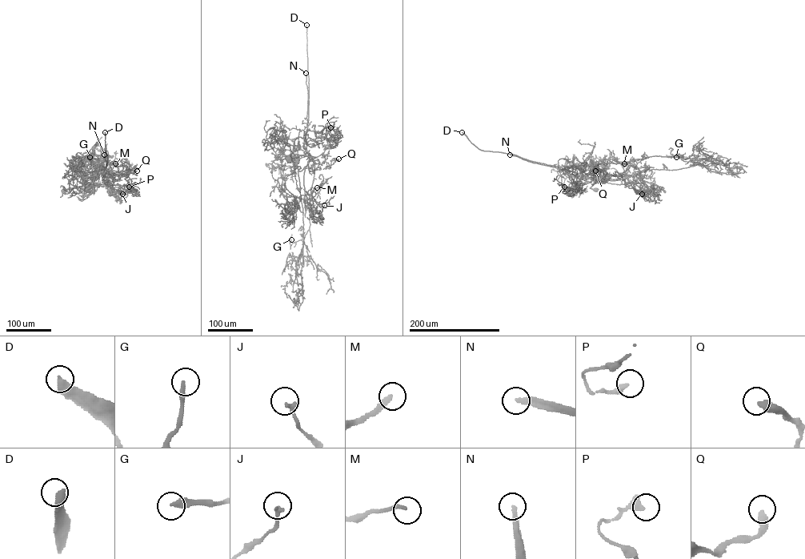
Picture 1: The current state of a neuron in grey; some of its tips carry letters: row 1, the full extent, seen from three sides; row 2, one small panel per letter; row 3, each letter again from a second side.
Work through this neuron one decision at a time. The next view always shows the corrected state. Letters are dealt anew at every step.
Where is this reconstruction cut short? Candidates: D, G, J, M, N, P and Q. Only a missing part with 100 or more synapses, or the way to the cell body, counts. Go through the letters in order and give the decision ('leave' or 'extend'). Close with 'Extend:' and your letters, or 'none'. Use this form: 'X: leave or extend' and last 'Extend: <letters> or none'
D: extend
G: leave
J: leave
M: extend
N: extend
P: leave
Q: leave
Extend: D, M, N

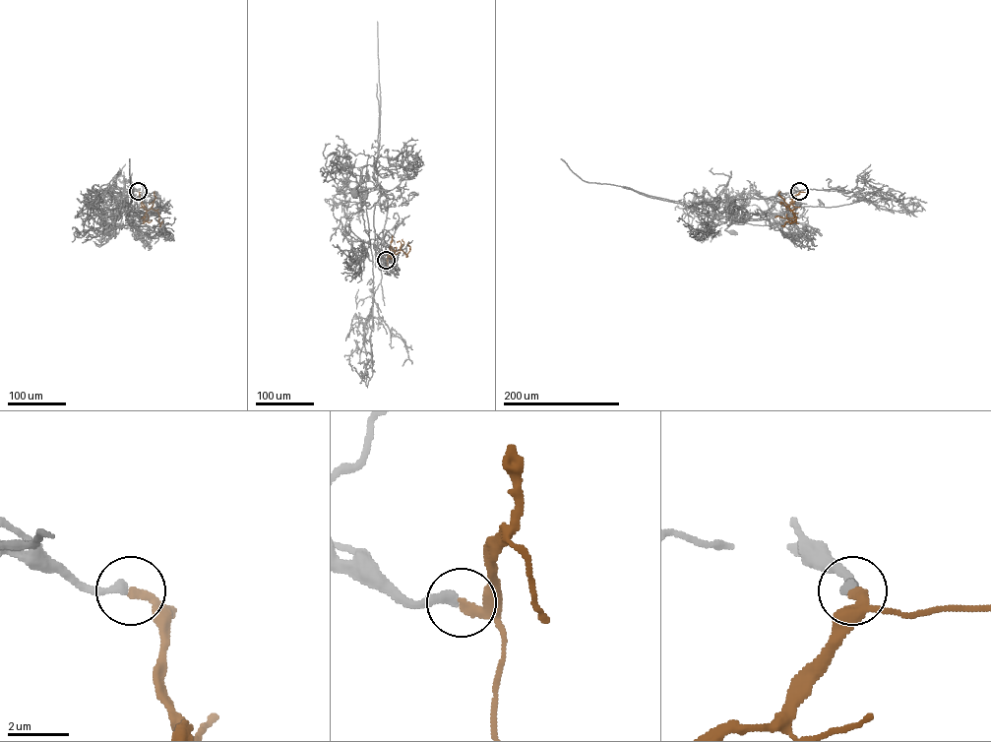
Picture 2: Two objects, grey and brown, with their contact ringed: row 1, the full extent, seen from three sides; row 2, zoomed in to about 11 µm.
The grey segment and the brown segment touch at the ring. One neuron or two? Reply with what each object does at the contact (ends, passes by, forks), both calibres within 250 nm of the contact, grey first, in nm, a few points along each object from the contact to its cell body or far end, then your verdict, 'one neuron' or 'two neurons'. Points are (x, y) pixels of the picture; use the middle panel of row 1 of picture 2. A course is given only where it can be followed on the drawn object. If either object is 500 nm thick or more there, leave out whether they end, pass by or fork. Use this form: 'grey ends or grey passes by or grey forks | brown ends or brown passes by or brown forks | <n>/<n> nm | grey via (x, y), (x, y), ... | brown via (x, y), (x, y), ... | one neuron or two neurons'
grey ends | brown ends | 300/280 nm | grey via (386, 260), (381, 259), (388, 202), (382, 190), (388, 190), (358, 190), (357, 186), (353, 193) | brown via (386, 260), (393, 250), (402, 250), (407, 257), (408, 242) | one neuron

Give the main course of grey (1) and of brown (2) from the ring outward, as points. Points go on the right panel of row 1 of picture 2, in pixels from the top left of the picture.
1: (799, 191), (766, 198), (733, 199), (728, 207), (729, 224), (725, 229), (732, 231)
2: (799, 191), (789, 207), (796, 220), (781, 225)

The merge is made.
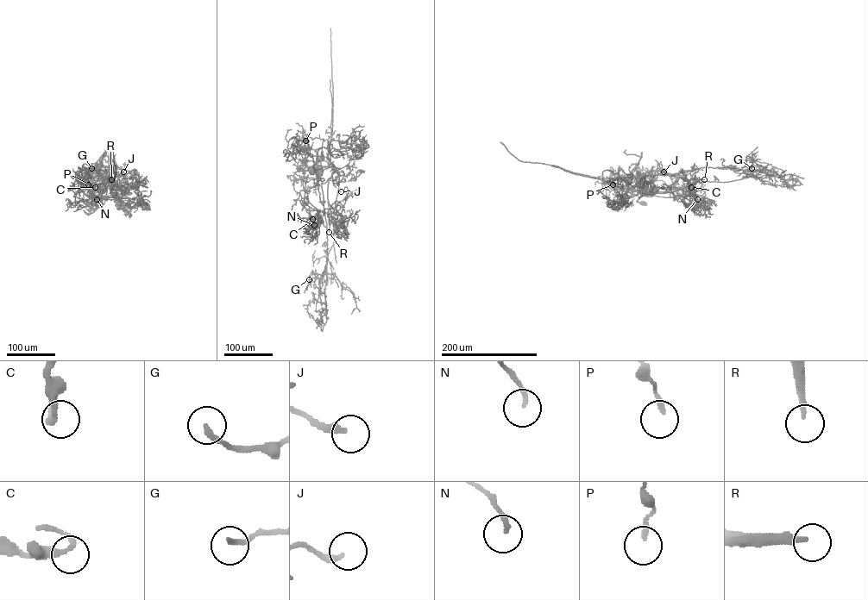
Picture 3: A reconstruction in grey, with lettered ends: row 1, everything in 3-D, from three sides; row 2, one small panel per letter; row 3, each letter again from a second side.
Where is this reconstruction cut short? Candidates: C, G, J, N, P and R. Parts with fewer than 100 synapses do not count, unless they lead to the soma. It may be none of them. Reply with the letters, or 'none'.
R

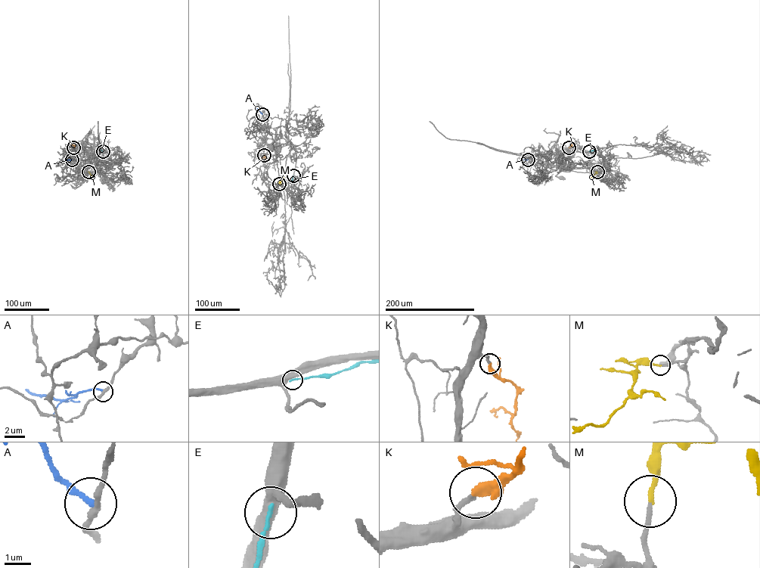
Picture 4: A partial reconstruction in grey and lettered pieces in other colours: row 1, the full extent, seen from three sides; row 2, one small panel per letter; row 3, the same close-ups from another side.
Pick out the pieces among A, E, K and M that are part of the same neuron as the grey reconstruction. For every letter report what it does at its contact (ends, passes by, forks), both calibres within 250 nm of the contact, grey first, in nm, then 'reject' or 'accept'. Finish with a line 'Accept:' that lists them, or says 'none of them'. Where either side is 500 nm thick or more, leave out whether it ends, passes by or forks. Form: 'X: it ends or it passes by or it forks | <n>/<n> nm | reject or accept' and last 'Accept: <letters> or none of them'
A: it ends | 240/200 nm | reject
E: 550/150 nm | reject
K: it ends | 200/420 nm | accept
M: it ends | 150/180 nm | accept
Accept: K, M

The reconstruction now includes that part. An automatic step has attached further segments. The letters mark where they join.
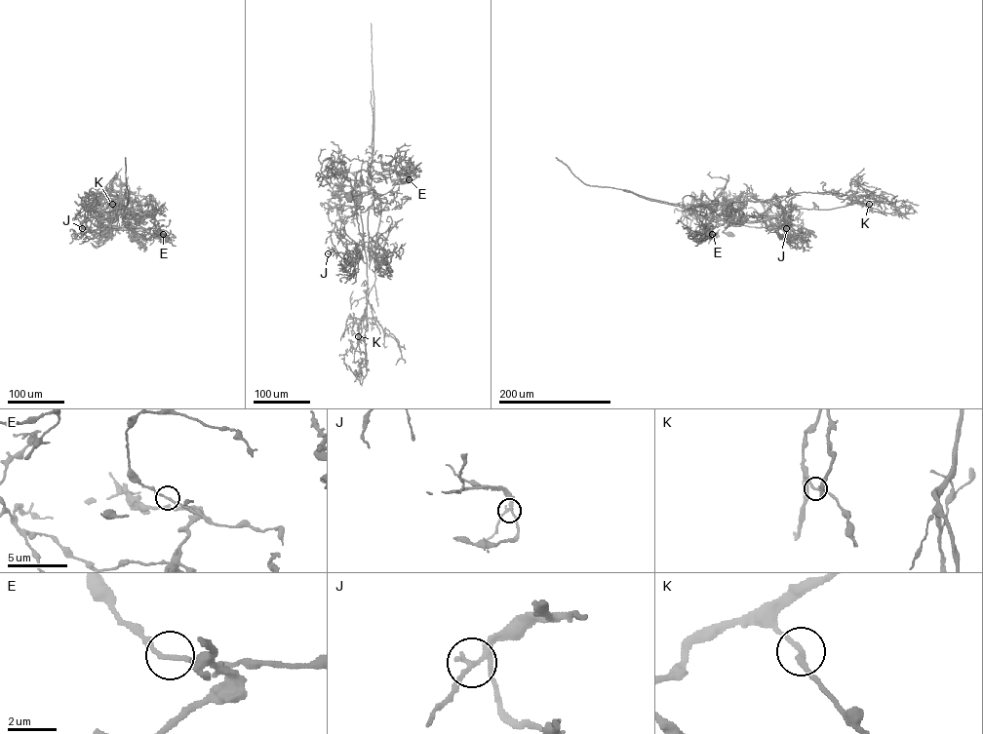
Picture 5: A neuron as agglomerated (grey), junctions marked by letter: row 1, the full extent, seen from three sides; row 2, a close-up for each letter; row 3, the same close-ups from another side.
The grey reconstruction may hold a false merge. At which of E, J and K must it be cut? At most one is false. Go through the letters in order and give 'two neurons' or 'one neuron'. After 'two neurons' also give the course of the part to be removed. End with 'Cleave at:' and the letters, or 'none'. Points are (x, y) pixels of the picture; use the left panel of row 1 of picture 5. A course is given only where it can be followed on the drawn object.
E: two neurons | (163, 234), (164, 240), (170, 242), (171, 237), (175, 236)
J: one neuron
K: one neuron
Cleave at: E

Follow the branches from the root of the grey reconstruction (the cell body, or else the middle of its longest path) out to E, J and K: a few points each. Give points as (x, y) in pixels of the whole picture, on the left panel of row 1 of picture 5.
E: (102, 233), (107, 227), (135, 226), (131, 214), (122, 221), (128, 226), (150, 233), (161, 229), (163, 234)
J: (102, 233), (106, 227), (94, 224), (88, 217), (87, 208), (95, 194), (85, 212), (89, 227), (82, 228)
K: (102, 233), (106, 231), (103, 220), (113, 222), (115, 216), (116, 220), (121, 210), (118, 203), (112, 205)

